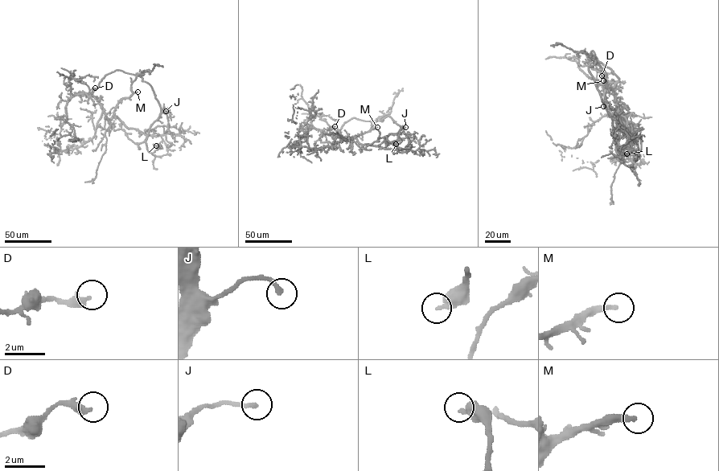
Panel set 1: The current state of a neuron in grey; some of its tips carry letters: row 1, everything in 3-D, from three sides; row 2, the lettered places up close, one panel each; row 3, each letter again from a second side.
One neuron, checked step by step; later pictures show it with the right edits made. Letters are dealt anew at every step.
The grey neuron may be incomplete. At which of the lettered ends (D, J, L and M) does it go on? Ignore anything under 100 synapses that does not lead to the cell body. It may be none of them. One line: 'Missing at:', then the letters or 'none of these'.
Missing at: M

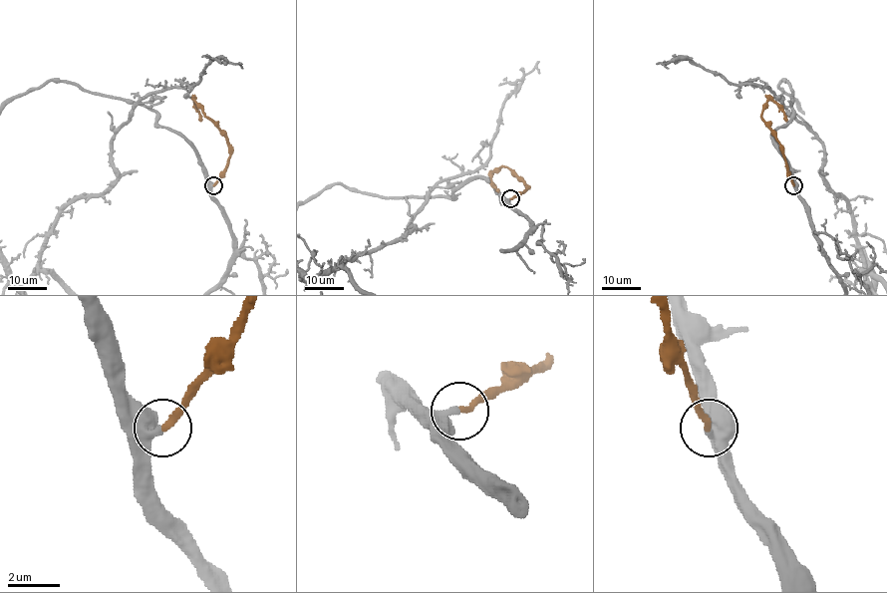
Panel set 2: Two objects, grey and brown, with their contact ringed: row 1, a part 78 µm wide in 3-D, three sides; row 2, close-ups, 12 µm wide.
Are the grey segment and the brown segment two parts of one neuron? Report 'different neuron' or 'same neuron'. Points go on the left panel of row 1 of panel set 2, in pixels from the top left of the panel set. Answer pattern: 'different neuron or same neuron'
same neuron

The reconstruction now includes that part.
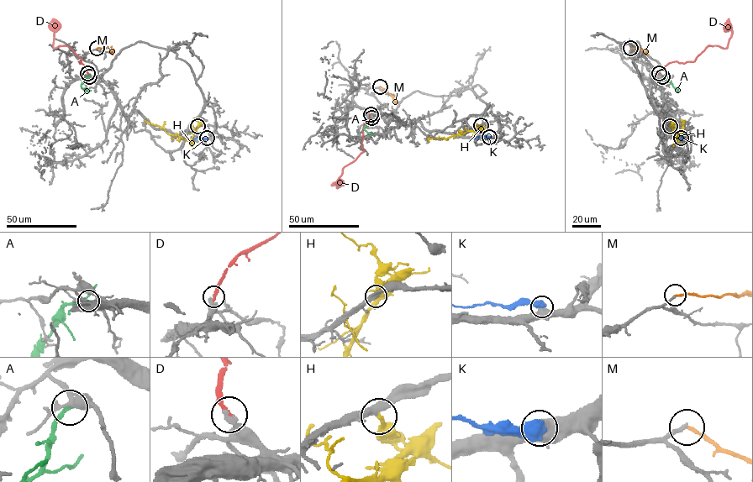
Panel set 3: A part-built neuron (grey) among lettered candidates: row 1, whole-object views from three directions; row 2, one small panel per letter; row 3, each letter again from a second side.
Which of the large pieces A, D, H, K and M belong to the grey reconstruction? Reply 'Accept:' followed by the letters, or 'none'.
Accept: D

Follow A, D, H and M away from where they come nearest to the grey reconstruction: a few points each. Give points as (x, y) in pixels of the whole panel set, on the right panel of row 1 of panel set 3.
A: (662, 76), (667, 76), (678, 91)
D: (659, 72), (671, 62), (695, 60), (708, 45), (726, 48), (731, 34), (729, 18)
H: (670, 127), (672, 123), (674, 127), (675, 139), (682, 129), (682, 120), (686, 121)
M: (630, 48), (639, 48), (648, 55)

